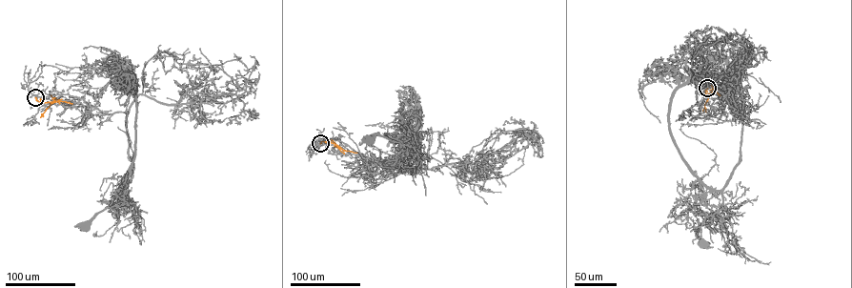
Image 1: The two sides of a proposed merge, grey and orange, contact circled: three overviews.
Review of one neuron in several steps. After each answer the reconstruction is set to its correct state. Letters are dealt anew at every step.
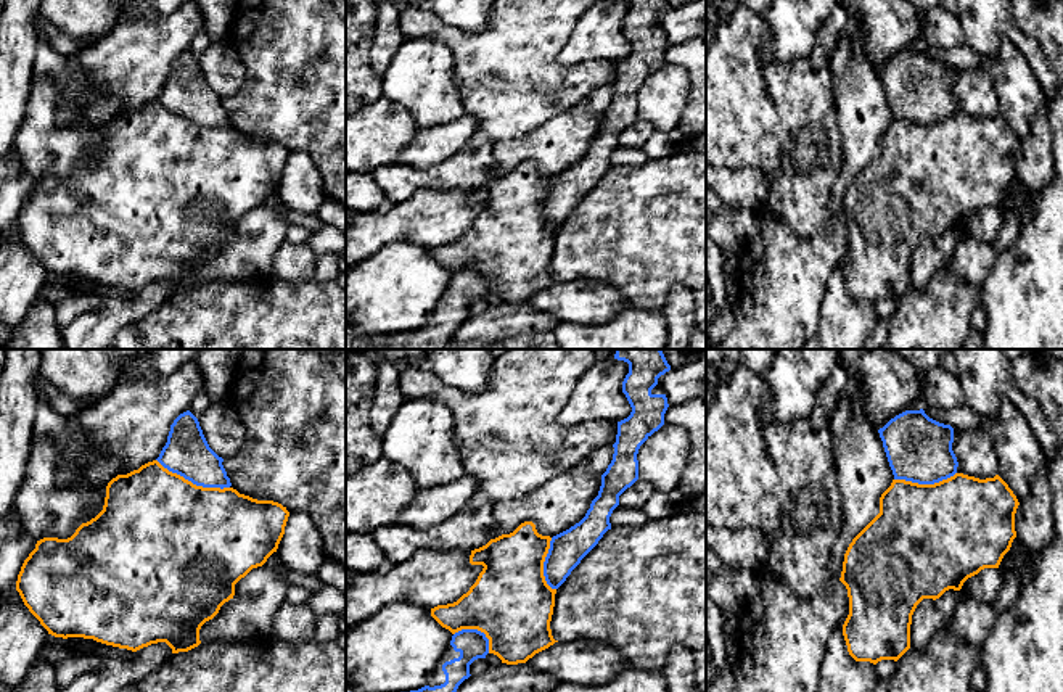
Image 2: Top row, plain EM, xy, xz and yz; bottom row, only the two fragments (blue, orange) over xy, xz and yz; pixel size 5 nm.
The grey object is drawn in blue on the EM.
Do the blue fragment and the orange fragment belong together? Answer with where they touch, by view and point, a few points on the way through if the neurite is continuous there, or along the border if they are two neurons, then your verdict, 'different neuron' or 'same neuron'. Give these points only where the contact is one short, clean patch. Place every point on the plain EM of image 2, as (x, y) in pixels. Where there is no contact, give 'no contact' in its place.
meets blue in xy at (193, 123); different neuron

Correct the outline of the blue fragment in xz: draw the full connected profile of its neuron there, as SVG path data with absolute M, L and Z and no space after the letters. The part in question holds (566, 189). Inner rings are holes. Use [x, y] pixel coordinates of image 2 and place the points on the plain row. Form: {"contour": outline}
{"contour": "M624 0L629 13L622 21L632 51L618 61L614 93L601 114L598 135L585 156L550 180L544 201L544 216L552 229L558 229L581 200L611 169L609 156L619 145L619 135L638 119L637 93L640 85L664 64L669 47L666 34L653 34L658 18L671 10L667 0Z"}

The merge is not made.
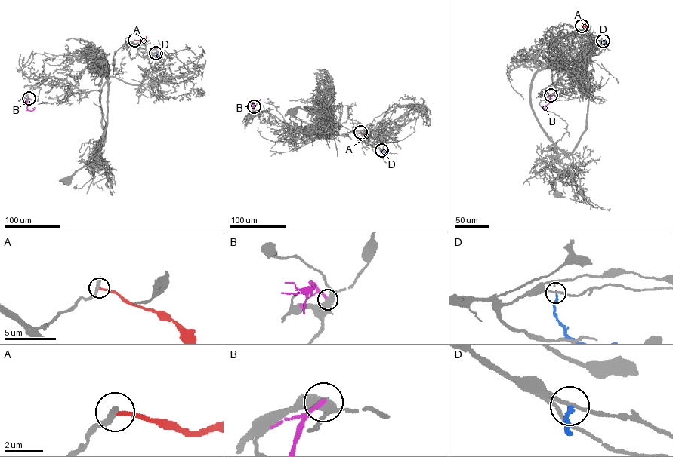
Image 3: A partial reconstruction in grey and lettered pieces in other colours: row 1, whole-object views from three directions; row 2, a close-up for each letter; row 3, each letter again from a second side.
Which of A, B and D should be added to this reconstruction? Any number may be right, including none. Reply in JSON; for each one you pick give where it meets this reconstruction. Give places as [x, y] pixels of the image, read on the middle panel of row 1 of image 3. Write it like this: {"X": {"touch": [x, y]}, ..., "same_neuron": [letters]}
{"same_neuron": []}

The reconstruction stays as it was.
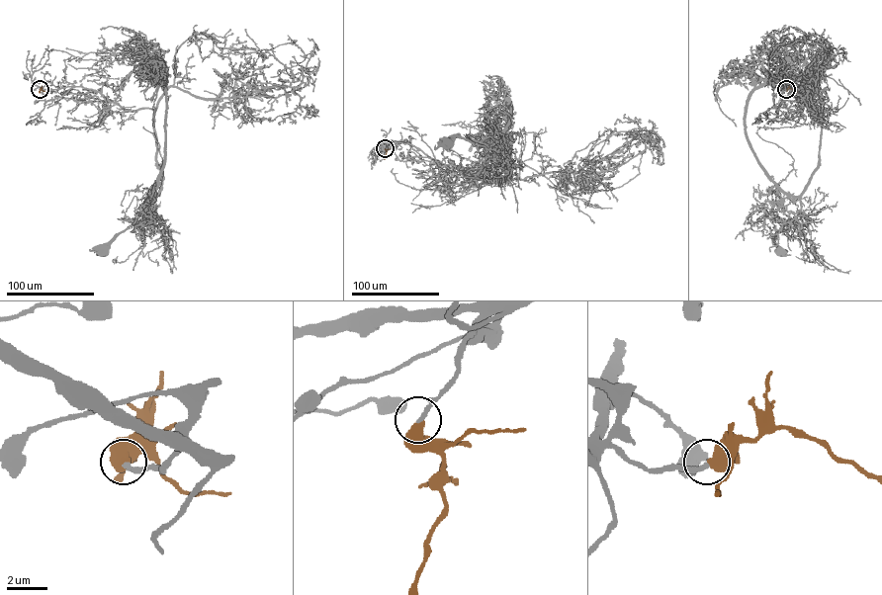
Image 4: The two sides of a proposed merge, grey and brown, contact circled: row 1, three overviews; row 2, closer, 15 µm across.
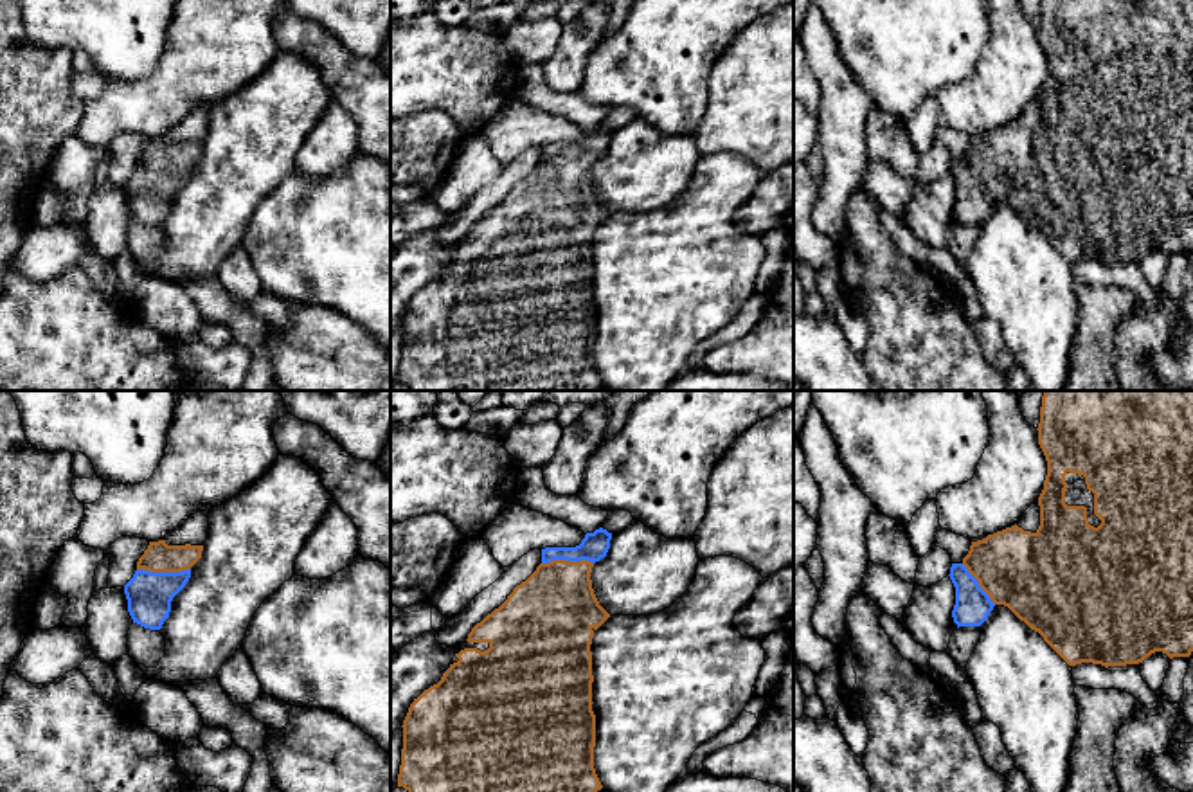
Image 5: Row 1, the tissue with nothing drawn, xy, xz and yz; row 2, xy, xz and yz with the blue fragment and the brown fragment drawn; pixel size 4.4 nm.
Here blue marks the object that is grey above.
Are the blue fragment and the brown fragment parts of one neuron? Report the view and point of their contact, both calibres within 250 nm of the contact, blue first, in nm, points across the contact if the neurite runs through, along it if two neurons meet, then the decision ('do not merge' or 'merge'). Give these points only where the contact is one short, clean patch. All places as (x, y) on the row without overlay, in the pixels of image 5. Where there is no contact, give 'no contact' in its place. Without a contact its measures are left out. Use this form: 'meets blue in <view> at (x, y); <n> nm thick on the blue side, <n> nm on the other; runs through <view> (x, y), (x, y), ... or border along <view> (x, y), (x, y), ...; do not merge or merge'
meets blue in xy at (162, 170); 200 nm thick on the blue side, 140 nm on the other; runs through xy (150, 191), (162, 170), (159, 153); merge

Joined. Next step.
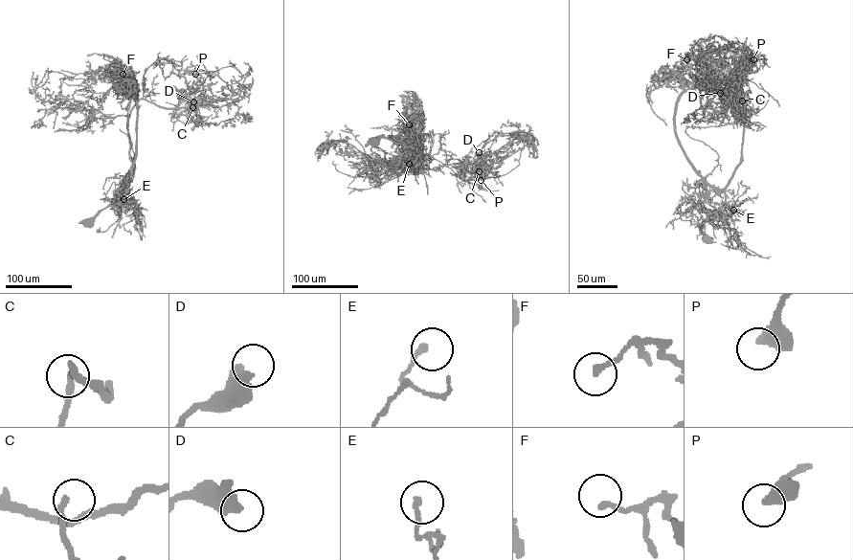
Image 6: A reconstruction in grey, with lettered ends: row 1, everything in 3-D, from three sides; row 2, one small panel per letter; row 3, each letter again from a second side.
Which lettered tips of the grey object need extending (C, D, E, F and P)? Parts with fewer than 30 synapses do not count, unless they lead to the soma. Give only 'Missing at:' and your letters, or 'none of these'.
Missing at: none of these

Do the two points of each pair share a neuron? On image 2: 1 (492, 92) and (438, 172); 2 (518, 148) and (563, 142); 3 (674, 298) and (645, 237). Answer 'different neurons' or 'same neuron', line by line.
1: different neurons
2: same neuron
3: different neurons

